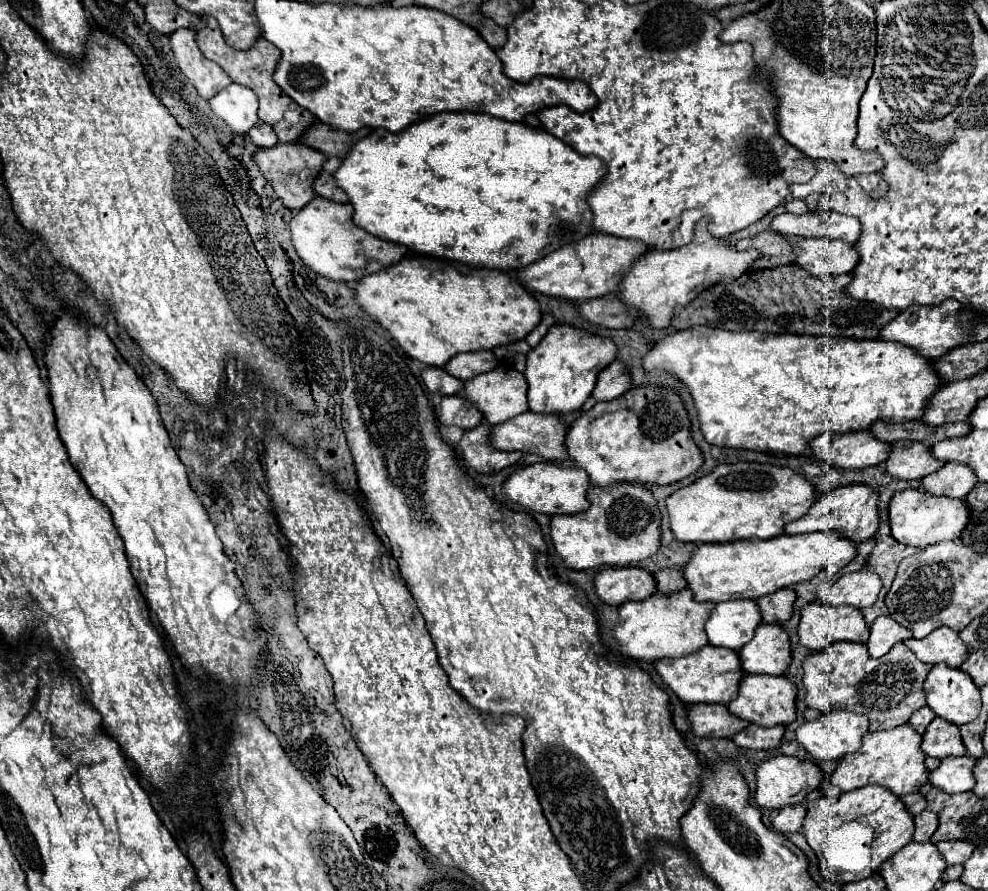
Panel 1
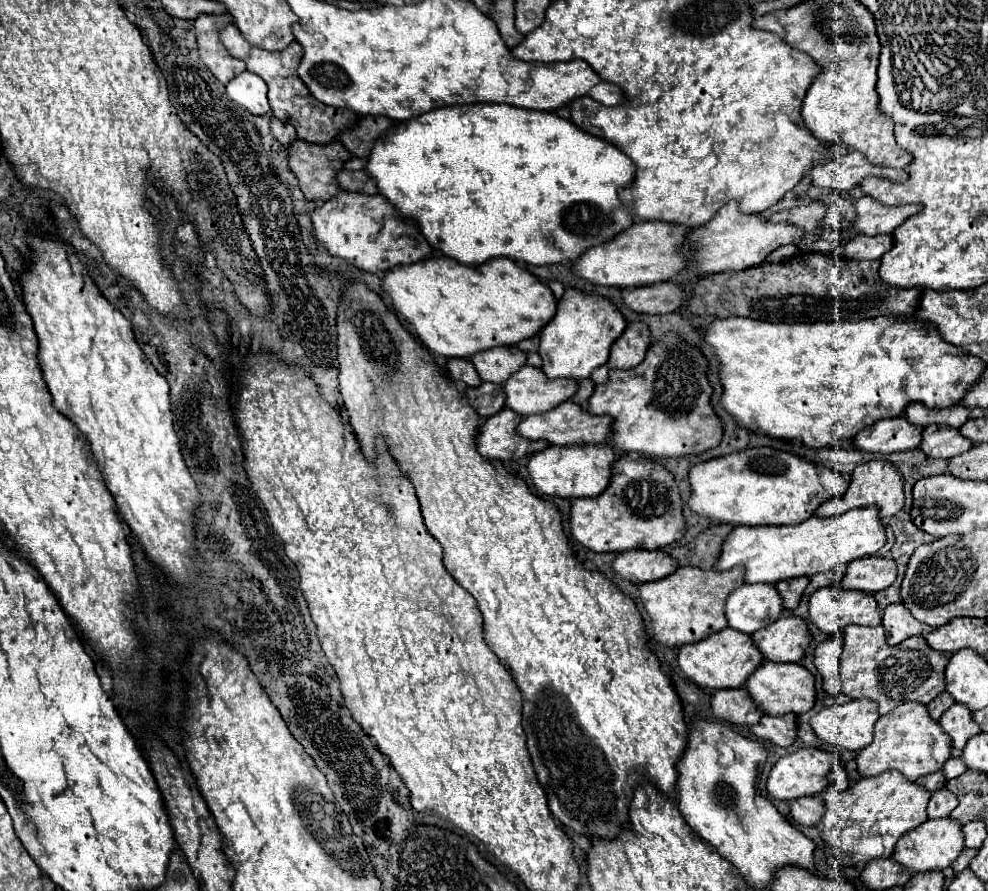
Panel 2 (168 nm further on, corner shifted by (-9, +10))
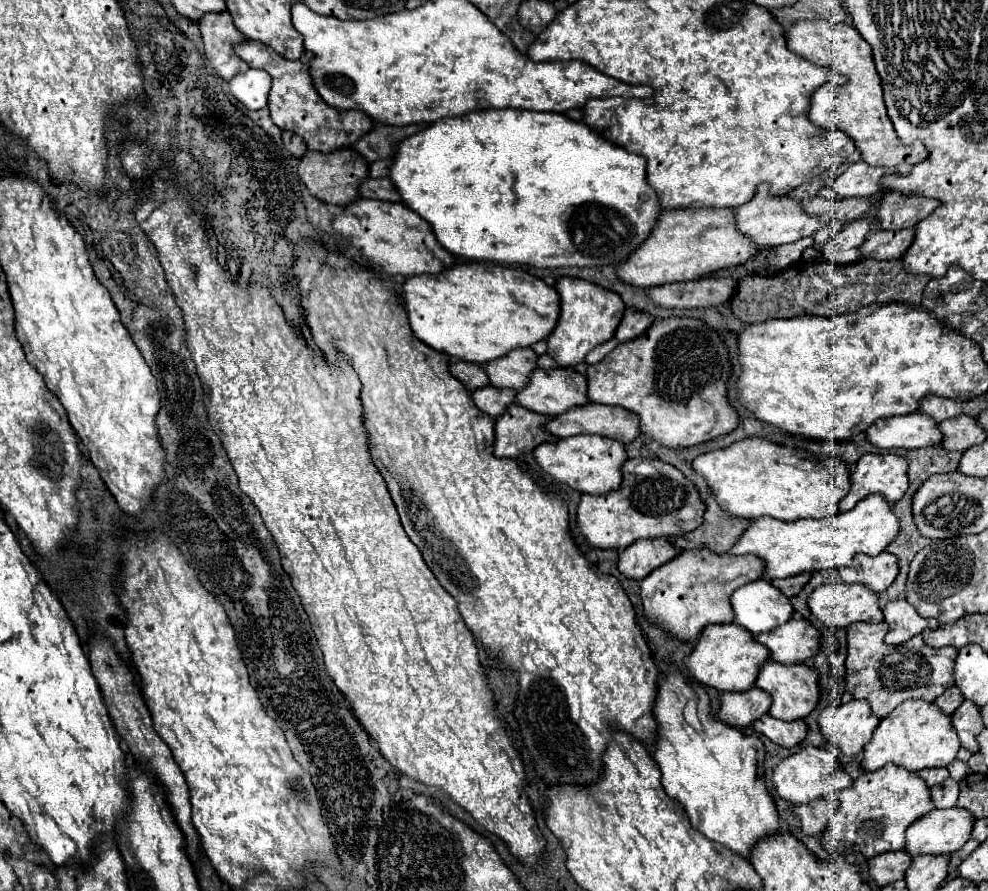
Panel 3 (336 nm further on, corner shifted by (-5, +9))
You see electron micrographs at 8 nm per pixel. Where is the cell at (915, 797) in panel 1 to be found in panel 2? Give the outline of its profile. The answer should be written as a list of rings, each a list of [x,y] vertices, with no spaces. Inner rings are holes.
[[[936,771],[936,773],[932,773],[932,775],[920,777],[916,783],[918,783],[918,785],[922,785],[922,787],[926,787],[930,793],[936,793],[938,789],[942,789],[942,787],[944,787],[946,777],[942,775],[942,771]]]

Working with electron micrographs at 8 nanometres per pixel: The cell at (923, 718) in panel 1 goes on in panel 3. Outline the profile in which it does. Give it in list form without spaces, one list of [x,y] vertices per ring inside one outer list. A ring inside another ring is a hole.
[[[952,686],[950,690],[946,690],[942,696],[938,696],[936,700],[934,700],[934,704],[944,712],[944,714],[954,714],[954,710],[960,706],[964,702],[964,698],[962,698],[962,692],[956,688],[956,686]]]

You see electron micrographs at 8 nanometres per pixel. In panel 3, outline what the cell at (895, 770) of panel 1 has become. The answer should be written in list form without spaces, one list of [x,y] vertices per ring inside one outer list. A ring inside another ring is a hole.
[[[906,700],[886,720],[882,718],[872,740],[864,748],[862,768],[866,772],[874,772],[884,764],[894,762],[910,772],[918,772],[922,768],[948,766],[956,758],[958,750],[960,750],[960,738],[948,714],[942,714],[938,706],[932,706],[930,702]]]

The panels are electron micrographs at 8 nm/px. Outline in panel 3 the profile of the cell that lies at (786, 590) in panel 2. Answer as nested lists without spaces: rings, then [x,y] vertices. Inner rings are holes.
[[[796,574],[796,576],[790,576],[790,578],[774,578],[772,580],[772,584],[778,588],[778,590],[782,590],[788,598],[792,598],[792,596],[796,596],[800,590],[802,590],[802,586],[806,584],[810,580],[810,574]]]

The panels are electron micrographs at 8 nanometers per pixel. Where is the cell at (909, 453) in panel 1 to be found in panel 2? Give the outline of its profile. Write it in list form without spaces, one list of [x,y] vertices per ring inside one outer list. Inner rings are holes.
[[[928,425],[922,431],[920,451],[924,451],[932,459],[950,459],[964,451],[968,451],[972,443],[958,433],[958,429],[942,427],[942,425]]]

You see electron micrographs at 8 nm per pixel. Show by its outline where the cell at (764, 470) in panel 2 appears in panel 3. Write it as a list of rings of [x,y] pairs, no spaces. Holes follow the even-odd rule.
[[[756,436],[700,454],[692,466],[706,478],[722,510],[752,520],[760,516],[772,516],[784,522],[828,518],[838,512],[840,500],[850,492],[850,470],[840,458],[810,456],[806,450],[788,448]]]

